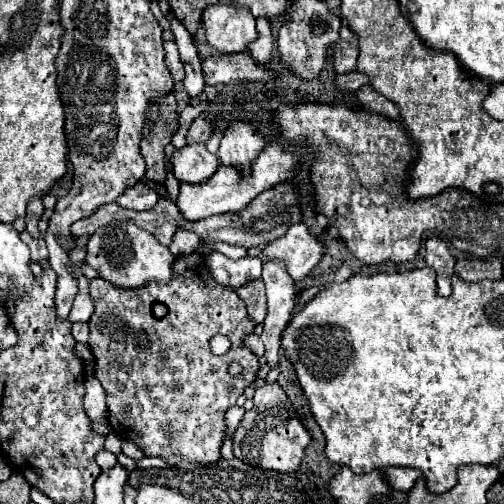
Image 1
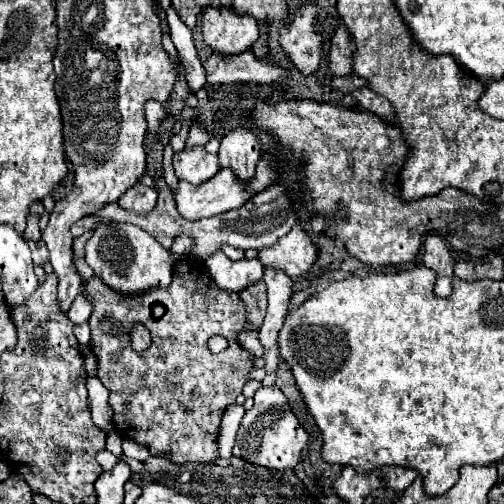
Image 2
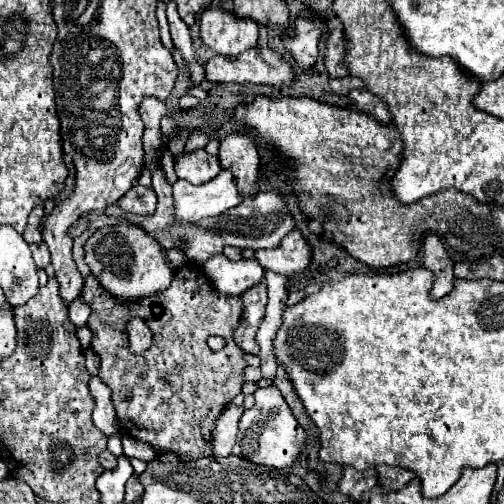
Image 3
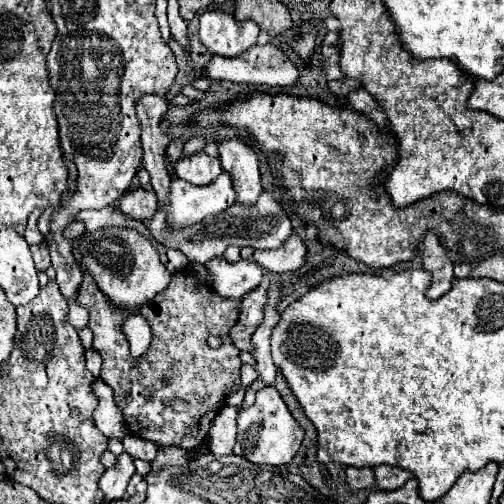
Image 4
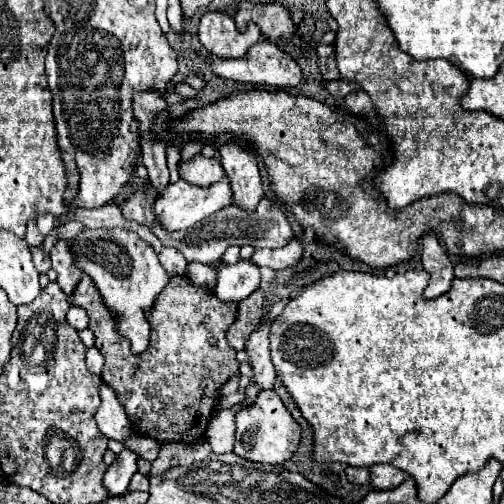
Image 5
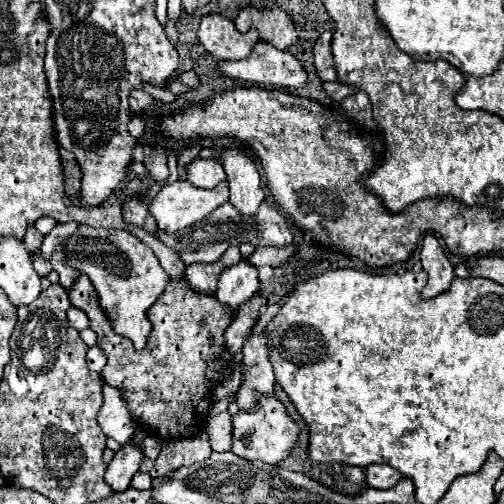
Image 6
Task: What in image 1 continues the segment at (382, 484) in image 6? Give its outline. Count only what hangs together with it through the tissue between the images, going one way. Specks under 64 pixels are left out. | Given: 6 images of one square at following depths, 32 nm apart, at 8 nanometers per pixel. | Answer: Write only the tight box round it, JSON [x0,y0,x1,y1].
[384,466,420,492]

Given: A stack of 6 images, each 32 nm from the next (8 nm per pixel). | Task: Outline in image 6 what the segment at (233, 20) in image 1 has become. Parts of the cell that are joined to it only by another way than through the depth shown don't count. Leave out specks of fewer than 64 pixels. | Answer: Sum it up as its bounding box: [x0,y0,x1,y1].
[198,14,258,60]

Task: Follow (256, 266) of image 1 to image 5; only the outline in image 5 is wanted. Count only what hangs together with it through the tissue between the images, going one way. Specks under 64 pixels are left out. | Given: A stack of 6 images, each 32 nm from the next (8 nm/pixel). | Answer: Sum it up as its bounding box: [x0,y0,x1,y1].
[212,260,260,304]

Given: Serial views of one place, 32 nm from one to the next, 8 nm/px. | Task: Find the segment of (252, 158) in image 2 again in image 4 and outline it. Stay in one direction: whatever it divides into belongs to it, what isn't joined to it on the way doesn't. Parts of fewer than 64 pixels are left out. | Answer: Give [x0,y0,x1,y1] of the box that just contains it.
[220,138,262,204]

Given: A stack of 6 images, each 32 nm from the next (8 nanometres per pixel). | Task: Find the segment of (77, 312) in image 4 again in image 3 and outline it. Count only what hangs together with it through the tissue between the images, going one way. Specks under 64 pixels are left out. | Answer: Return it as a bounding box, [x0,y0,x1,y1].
[68,300,90,328]

